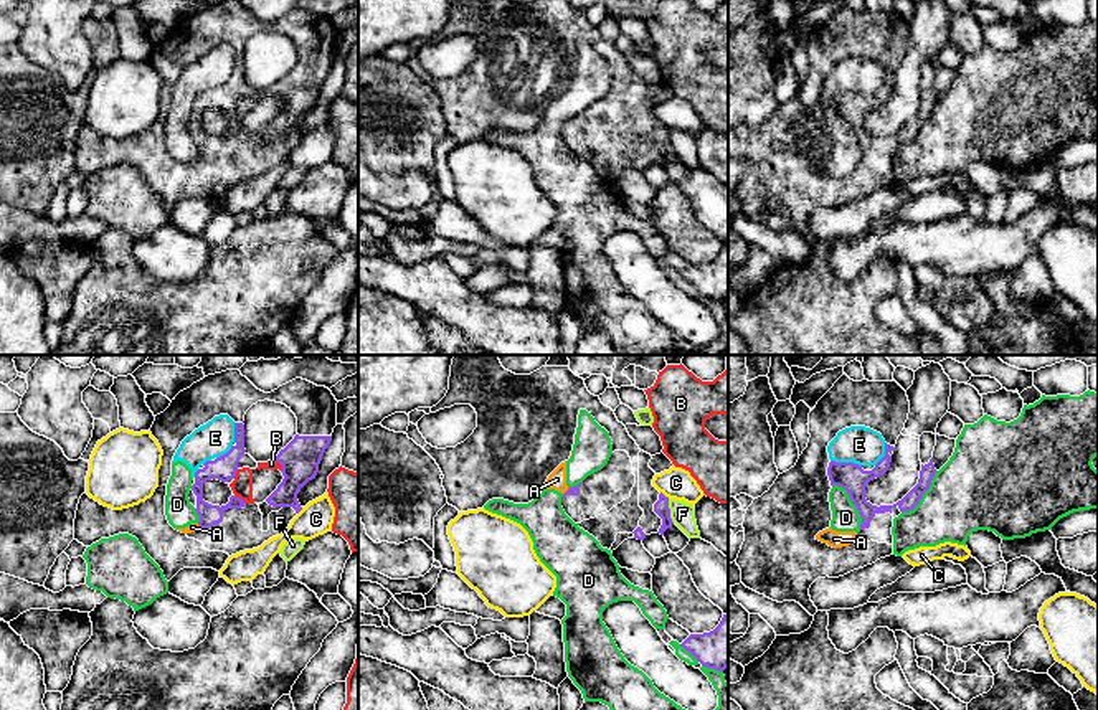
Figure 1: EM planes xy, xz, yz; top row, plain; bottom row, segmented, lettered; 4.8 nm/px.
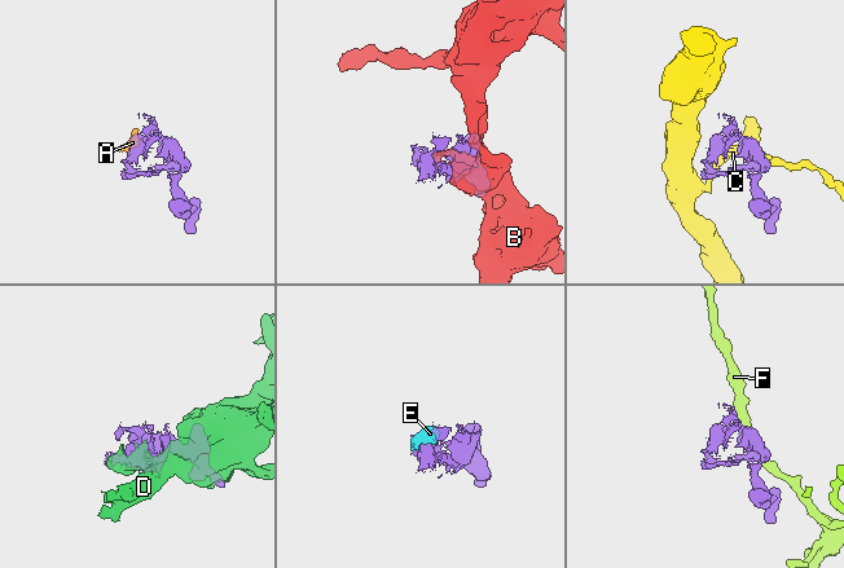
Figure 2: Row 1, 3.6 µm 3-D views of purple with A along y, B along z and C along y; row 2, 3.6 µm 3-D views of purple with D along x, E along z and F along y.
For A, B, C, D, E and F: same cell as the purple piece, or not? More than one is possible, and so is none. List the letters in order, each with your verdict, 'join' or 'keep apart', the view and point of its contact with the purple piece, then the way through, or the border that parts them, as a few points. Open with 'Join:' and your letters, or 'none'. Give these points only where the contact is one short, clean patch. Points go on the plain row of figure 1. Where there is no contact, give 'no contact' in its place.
Join: none
A: keep apart; contact xy (198, 157); border xy (197, 154), (198, 159)
B: keep apart; contact xy (281, 94)
C: keep apart; contact xz (664, 126)
D: keep apart; contact yz (852, 132)
E: keep apart; contact yz (846, 93)
F: keep apart; contact xz (669, 141); border xz (667, 129), (674, 152)

